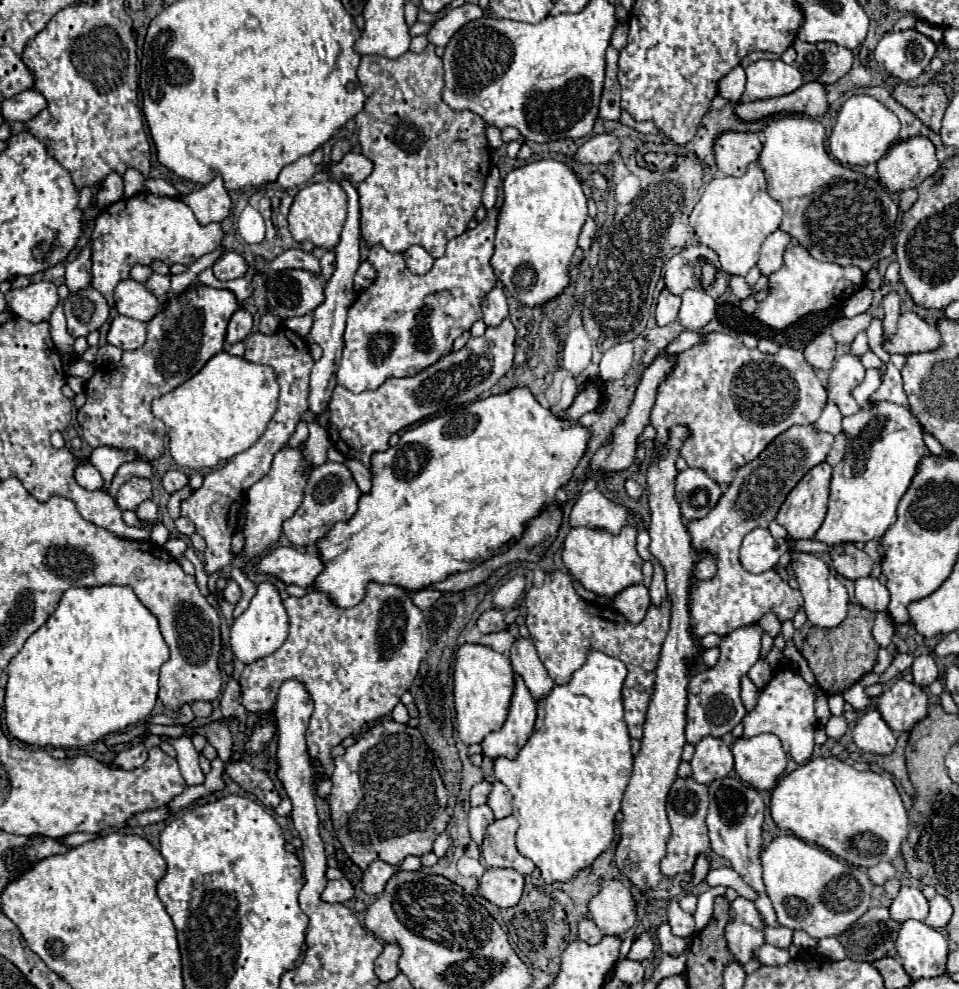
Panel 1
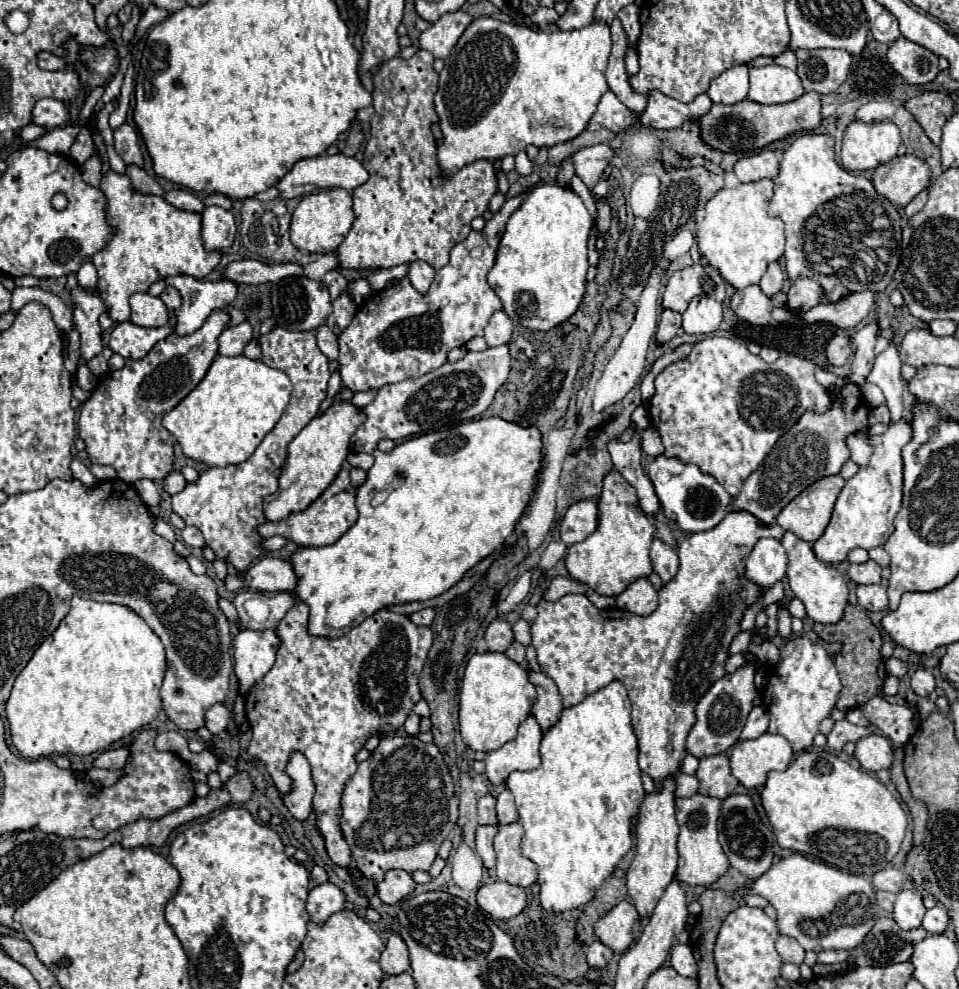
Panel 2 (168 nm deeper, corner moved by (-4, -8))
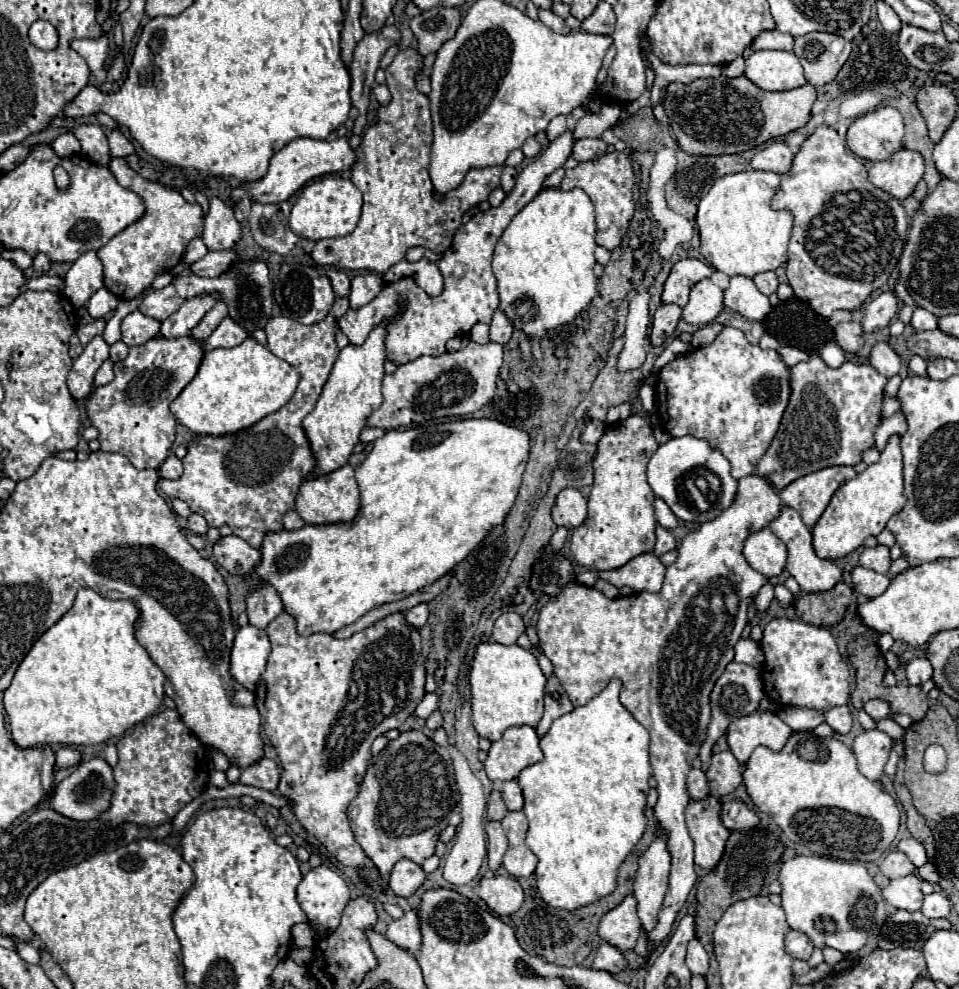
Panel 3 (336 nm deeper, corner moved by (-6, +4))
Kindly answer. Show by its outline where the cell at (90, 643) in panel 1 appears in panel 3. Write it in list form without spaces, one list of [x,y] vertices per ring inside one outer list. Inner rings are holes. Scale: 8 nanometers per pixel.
[[[92,588],[78,590],[74,606],[48,628],[18,666],[10,688],[4,692],[4,708],[12,740],[20,748],[44,744],[88,746],[122,736],[128,728],[158,712],[164,700],[164,674],[136,638],[140,610],[130,600],[108,600]]]

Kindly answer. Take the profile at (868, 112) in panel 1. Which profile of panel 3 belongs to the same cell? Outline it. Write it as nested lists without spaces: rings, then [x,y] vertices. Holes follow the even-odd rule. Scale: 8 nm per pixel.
[[[884,106],[880,110],[856,118],[848,128],[846,144],[856,156],[876,162],[886,160],[896,150],[900,150],[902,136],[902,114],[892,106]]]

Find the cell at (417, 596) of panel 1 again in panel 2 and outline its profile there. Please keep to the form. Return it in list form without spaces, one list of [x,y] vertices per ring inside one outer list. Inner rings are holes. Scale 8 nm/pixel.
[[[424,608],[420,612],[414,612],[410,616],[410,620],[416,624],[416,626],[430,626],[432,620],[434,620],[434,610],[432,608]]]

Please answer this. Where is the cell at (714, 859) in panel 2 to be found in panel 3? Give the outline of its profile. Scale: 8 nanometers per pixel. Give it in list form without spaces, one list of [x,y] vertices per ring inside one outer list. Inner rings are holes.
[[[716,796],[690,800],[686,808],[686,826],[694,840],[694,862],[706,870],[712,870],[720,862],[730,836],[720,814],[722,802]]]

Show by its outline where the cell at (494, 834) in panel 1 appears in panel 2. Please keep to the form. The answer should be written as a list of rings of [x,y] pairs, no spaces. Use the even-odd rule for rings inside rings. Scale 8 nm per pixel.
[[[518,822],[506,824],[506,826],[498,826],[498,834],[494,838],[494,848],[496,848],[496,854],[498,854],[496,876],[498,876],[498,880],[508,882],[508,884],[532,886],[536,882],[536,878],[538,878],[538,866],[532,860],[528,860],[528,858],[522,856],[522,850],[520,850],[522,836],[524,836],[524,830],[522,830],[522,826]]]

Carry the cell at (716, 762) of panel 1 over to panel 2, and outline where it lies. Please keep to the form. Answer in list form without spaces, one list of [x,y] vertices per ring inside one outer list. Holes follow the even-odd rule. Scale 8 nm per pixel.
[[[724,754],[702,758],[696,776],[700,780],[700,794],[714,796],[720,800],[734,794],[738,786],[738,780],[732,776],[730,762]]]

